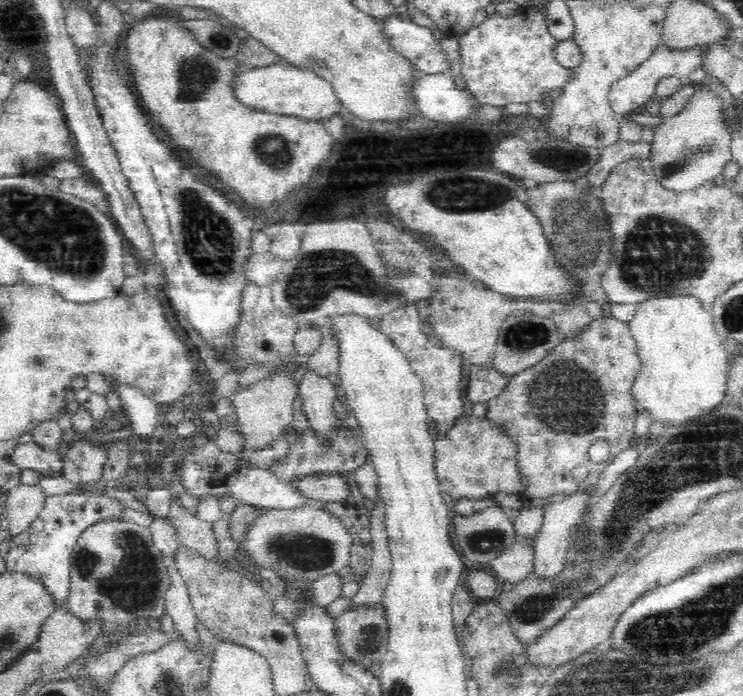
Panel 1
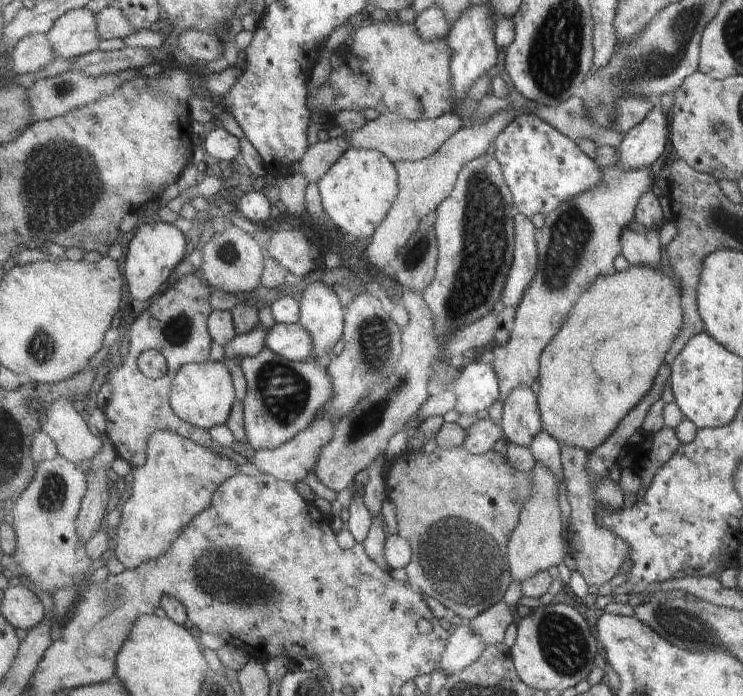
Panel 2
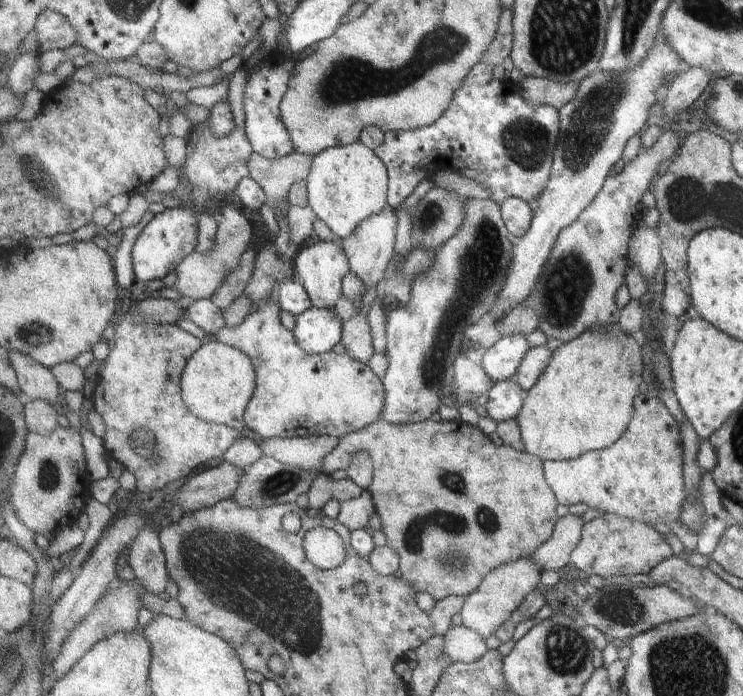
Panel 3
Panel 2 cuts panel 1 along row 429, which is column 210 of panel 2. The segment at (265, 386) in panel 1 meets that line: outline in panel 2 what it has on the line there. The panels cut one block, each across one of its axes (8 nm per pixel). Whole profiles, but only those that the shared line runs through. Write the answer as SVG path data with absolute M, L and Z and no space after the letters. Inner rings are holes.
M233 226L213 238L202 248L202 270L200 277L212 290L219 290L241 296L243 292L260 288L262 272L265 269L263 250L252 234Z

